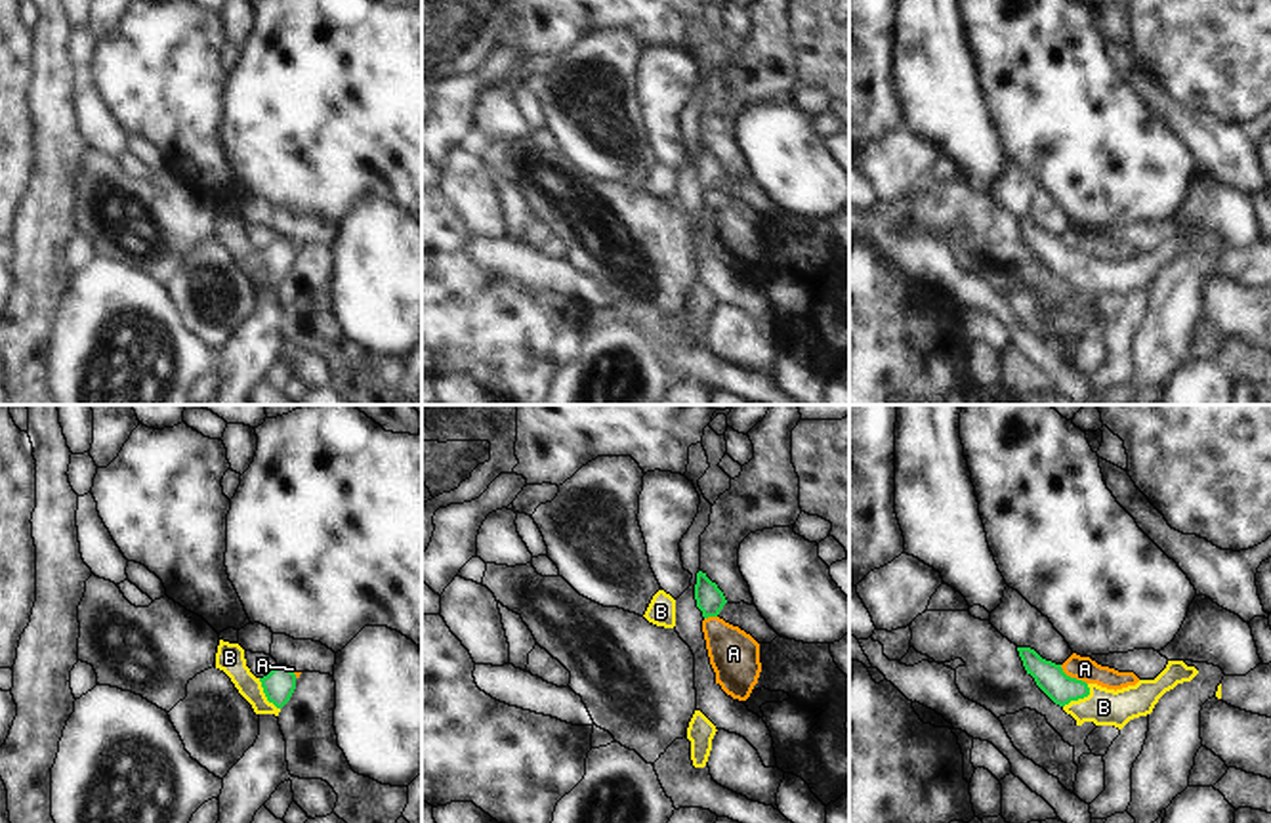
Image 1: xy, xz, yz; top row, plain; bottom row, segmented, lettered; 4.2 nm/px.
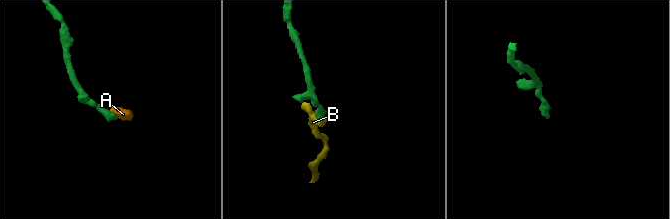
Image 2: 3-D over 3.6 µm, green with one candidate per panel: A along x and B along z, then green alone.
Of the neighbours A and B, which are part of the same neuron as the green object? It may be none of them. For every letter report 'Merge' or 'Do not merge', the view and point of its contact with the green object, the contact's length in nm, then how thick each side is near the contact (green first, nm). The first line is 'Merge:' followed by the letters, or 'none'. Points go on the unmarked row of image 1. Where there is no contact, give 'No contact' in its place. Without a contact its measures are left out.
Merge: B
A: Do not merge. Touches green at yz (1073, 251). Shared border 150 nm. Thickness 120 nm (green) against 100 nm
B: Merge. Touches green at yz (1081, 270). Shared border 150 nm. Thickness 120 nm (green) against 160 nm.

